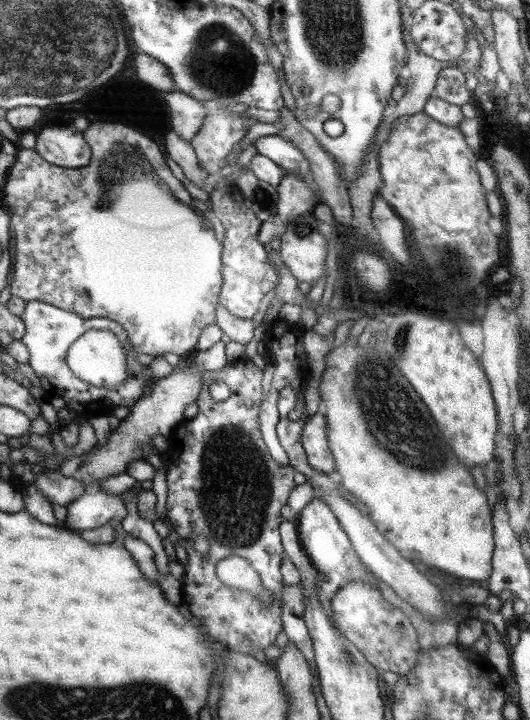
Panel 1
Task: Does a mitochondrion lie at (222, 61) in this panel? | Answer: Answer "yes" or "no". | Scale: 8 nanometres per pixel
yes

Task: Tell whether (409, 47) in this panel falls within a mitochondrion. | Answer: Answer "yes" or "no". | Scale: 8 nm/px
no

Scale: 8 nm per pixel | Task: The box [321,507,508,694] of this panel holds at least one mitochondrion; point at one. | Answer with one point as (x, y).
(348, 658)

